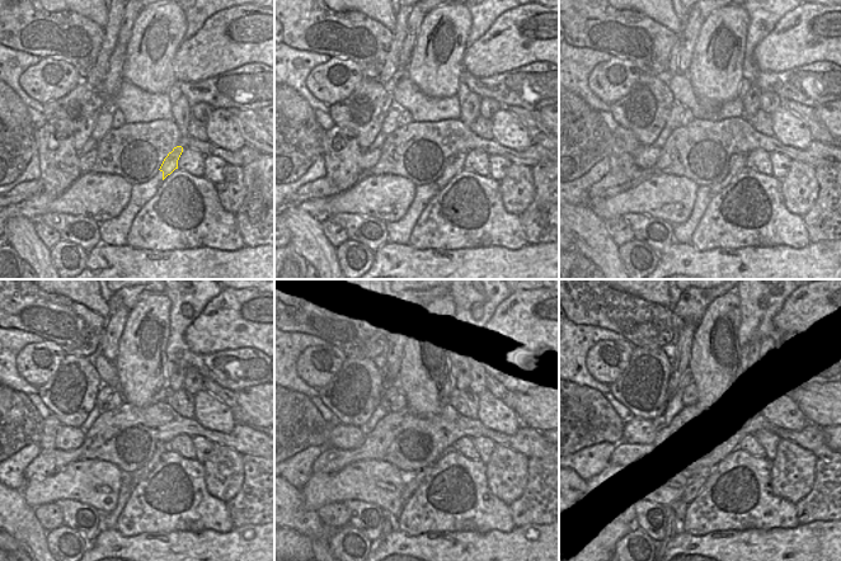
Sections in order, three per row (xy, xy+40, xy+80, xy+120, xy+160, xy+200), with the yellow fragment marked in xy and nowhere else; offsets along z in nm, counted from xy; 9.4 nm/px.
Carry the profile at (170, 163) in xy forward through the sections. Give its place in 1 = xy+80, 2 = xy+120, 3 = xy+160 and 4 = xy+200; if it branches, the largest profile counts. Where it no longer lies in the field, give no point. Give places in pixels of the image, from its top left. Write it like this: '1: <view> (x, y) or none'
1: xy+80 (737, 161)
2: xy+120 (136, 476)
3: xy+160 (412, 482)
4: xy+200 (694, 484)

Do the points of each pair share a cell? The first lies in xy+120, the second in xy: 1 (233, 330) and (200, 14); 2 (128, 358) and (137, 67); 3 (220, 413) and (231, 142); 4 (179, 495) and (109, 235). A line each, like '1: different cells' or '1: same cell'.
1: different cells
2: same cell
3: same cell
4: different cells

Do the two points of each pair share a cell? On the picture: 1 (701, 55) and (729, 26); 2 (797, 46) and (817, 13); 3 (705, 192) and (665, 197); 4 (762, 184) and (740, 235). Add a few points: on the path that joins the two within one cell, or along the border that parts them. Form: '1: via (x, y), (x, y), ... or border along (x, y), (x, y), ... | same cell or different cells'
1: via (709, 47), (723, 32) | same cell
2: via (800, 38), (808, 31), (809, 20) | same cell
3: border along (698, 185), (691, 213), (685, 221) | different cells
4: via (771, 201), (769, 222), (756, 230) | same cell

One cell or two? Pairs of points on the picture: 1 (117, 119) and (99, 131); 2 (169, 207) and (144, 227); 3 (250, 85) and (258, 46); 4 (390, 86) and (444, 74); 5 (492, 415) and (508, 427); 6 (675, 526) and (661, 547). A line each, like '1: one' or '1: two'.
1: two
2: one
3: two
4: two
5: one
6: one

